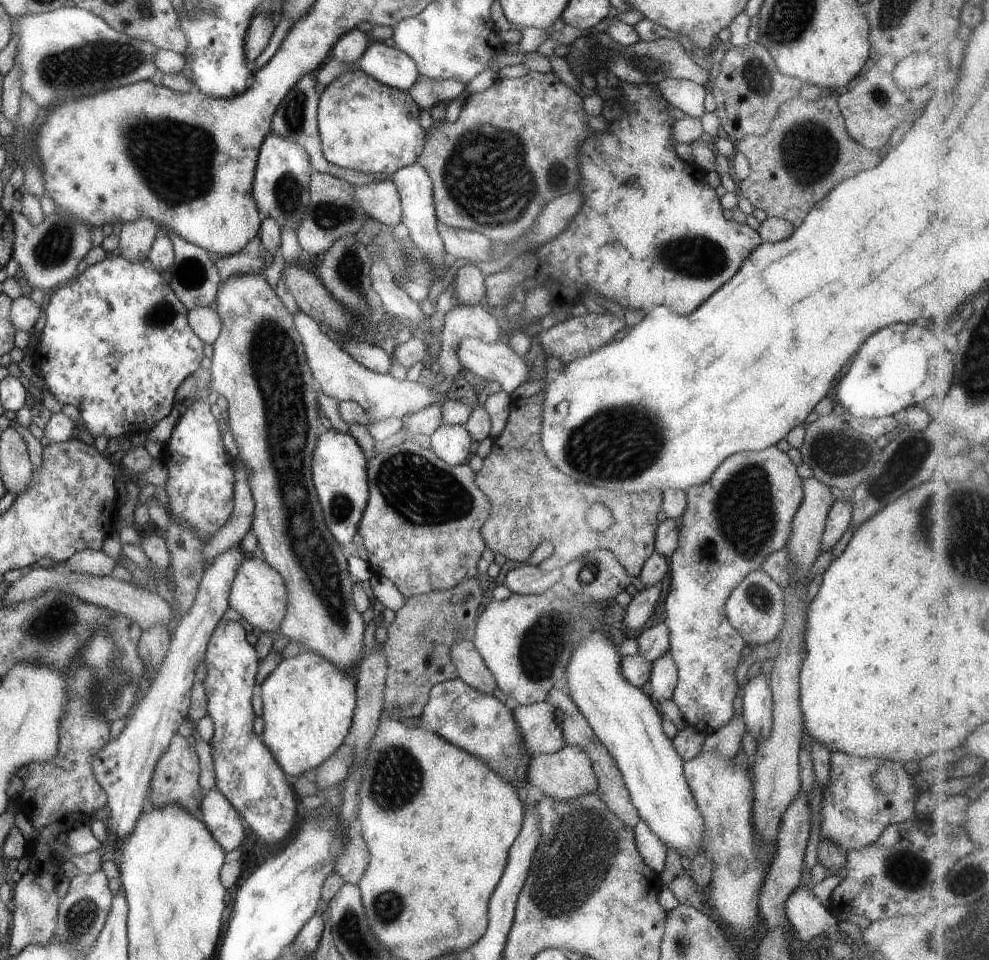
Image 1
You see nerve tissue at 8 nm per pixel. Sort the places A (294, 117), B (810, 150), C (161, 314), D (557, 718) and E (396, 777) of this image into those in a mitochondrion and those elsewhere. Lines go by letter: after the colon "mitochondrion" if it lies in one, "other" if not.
A: mitochondrion
B: mitochondrion
C: mitochondrion
D: other
E: mitochondrion

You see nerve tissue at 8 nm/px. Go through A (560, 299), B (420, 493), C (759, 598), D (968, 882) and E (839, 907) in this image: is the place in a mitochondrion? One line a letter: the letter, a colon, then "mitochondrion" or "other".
A: other
B: mitochondrion
C: mitochondrion
D: mitochondrion
E: other

